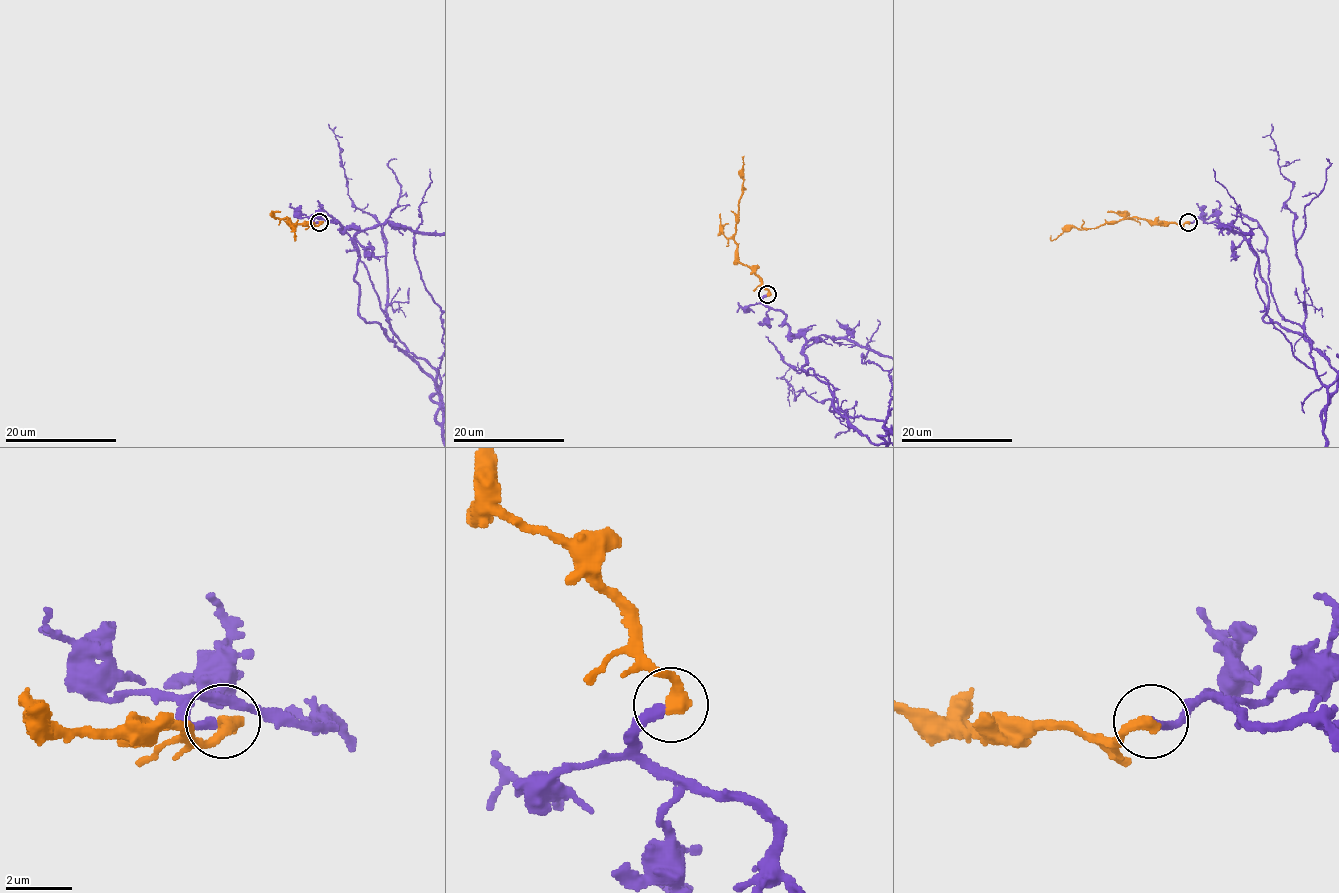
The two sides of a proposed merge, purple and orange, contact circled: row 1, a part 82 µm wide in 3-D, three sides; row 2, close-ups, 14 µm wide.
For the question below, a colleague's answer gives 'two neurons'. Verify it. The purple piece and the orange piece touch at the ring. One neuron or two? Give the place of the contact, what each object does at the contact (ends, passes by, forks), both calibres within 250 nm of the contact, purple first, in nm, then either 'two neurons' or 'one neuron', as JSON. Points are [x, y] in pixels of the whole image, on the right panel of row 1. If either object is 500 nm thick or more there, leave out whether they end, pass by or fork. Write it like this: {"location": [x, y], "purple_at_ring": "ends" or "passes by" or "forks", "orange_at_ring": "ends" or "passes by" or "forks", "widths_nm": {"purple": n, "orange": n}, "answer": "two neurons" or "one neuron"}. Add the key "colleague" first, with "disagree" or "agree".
{"colleague": "disagree", "location": [1188, 222], "purple_at_ring": "ends", "orange_at_ring": "ends", "widths_nm": {"purple": 260, "orange": 440}, "answer": "one neuron"}

